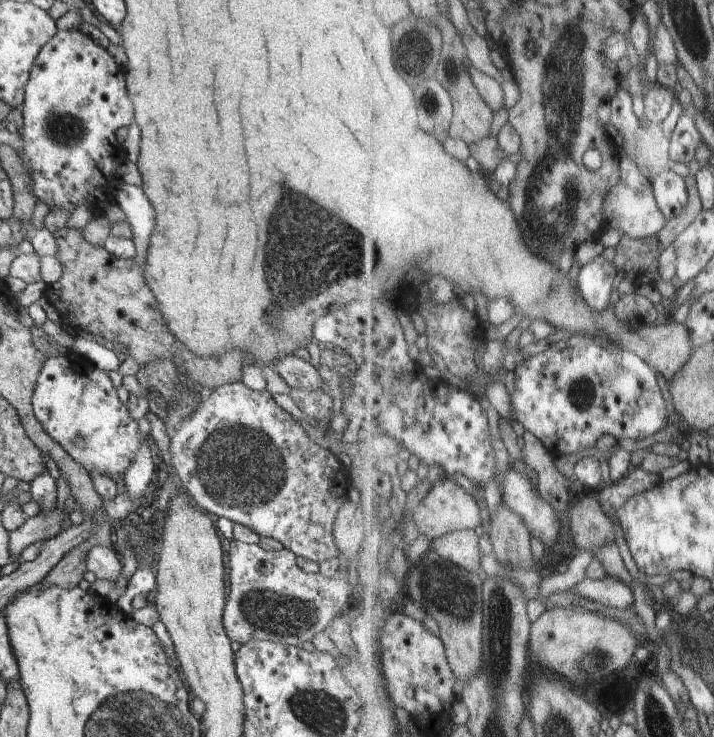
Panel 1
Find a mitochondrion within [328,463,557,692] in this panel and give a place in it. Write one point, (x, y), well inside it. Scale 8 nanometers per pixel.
(456, 597)

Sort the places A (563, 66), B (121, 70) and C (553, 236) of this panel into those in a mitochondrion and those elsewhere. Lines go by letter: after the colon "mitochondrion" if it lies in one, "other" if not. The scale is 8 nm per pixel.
A: mitochondrion
B: other
C: mitochondrion

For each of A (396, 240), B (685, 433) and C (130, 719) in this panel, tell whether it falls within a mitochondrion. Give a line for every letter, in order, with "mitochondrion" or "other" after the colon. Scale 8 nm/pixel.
A: other
B: other
C: mitochondrion

